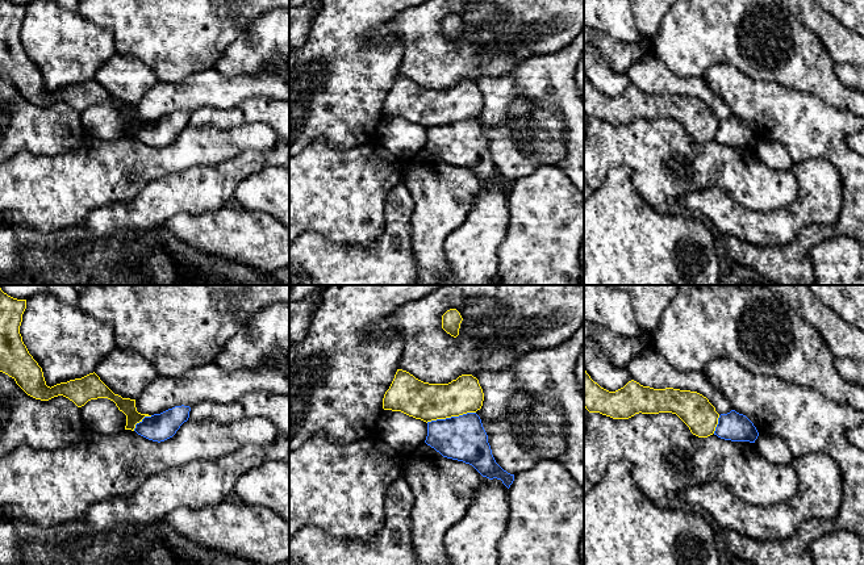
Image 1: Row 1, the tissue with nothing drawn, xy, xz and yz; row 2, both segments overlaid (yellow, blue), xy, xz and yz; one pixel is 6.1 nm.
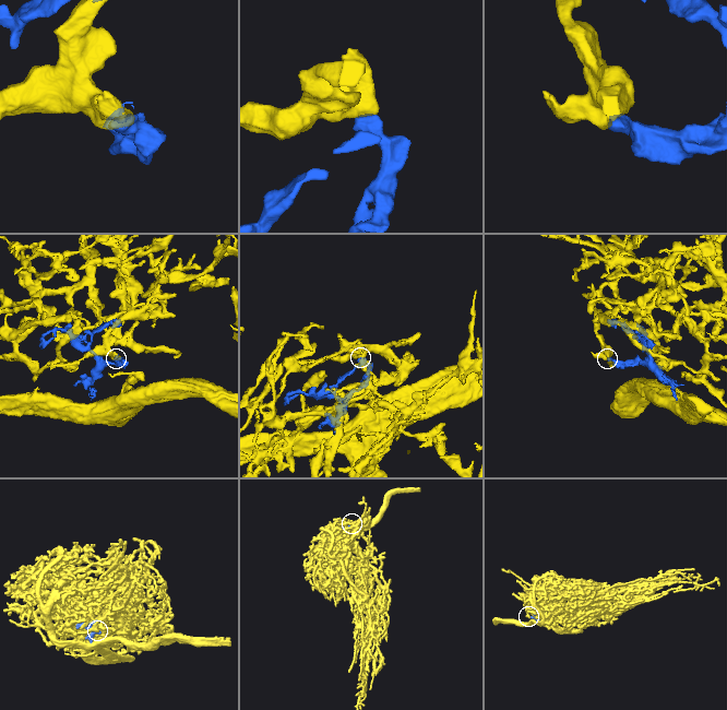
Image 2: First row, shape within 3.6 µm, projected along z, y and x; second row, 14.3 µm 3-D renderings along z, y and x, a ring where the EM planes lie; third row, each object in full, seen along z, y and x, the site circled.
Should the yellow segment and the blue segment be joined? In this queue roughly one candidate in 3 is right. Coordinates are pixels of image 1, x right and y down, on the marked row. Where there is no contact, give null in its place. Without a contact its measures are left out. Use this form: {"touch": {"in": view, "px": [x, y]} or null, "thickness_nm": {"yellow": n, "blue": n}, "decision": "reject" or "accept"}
{"touch": {"in": "xz", "px": [450, 417]}, "thickness_nm": {"yellow": 220, "blue": 280}, "decision": "reject"}

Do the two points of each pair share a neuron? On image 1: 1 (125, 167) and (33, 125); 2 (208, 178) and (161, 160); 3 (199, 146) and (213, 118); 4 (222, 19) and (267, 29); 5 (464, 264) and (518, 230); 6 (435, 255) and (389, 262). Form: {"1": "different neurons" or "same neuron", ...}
{"1": "different neurons", "2": "different neurons", "3": "different neurons", "4": "different neurons", "5": "different neurons", "6": "different neurons"}

